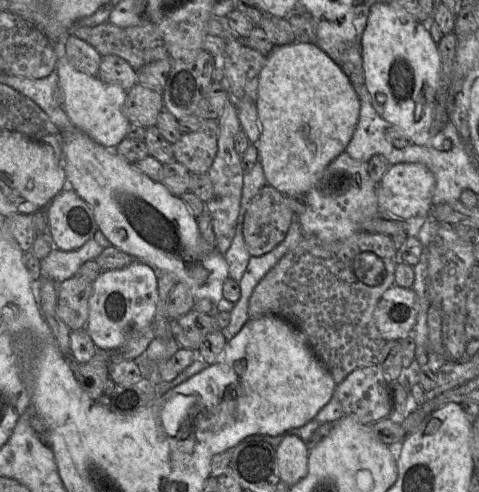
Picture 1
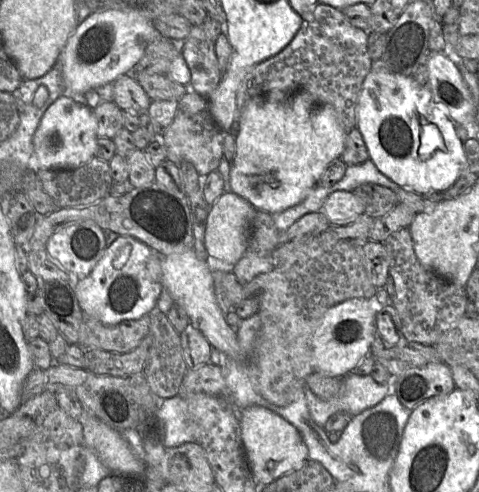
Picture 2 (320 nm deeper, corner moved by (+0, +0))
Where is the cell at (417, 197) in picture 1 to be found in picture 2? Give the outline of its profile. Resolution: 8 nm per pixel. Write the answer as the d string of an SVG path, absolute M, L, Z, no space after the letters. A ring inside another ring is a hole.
M338 190L327 197L320 212L327 217L331 226L344 226L364 214L364 210L363 202L353 191Z

